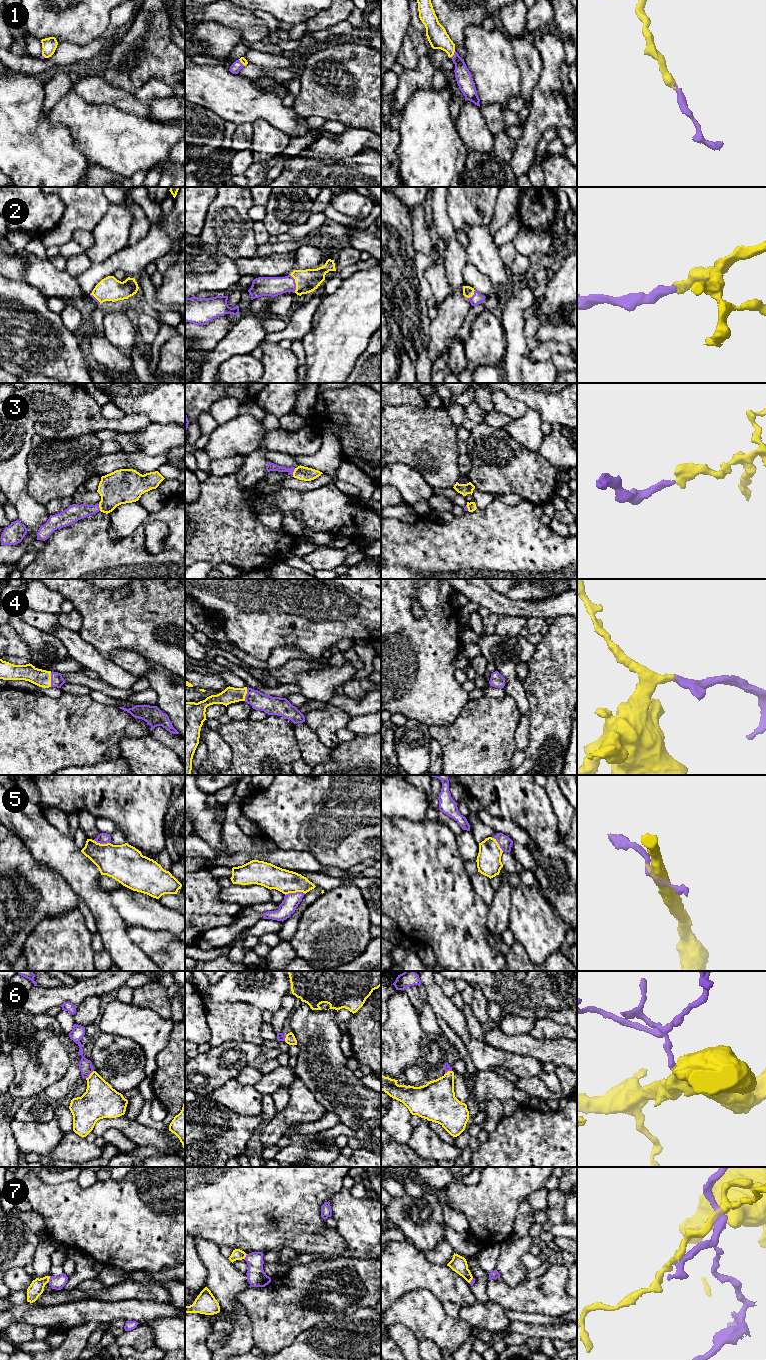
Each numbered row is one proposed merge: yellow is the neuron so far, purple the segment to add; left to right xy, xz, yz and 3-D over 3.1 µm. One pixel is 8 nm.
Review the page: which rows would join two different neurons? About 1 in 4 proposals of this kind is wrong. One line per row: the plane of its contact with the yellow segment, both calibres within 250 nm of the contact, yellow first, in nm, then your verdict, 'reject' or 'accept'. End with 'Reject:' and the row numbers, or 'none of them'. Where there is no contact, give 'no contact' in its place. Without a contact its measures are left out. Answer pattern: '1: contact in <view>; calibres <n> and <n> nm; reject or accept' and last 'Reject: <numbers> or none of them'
1: contact in yz; calibres 160 and 130 nm; accept
2: contact in xz; calibres 180 and 160 nm; accept
3: contact in xz; calibres 110 and 60 nm; accept
4: contact in xy; calibres 140 and 100 nm; accept
5: contact in xz; calibres 190 and 130 nm; reject
6: contact in xy; calibres 280 and 110 nm; accept
7: contact in xy; calibres 120 and 100 nm; reject
Reject: 5, 7

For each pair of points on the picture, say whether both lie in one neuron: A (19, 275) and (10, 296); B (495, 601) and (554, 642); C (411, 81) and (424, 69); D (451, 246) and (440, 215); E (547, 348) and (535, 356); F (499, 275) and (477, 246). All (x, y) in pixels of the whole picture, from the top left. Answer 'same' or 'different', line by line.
A: different
B: different
C: same
D: same
E: same
F: same

